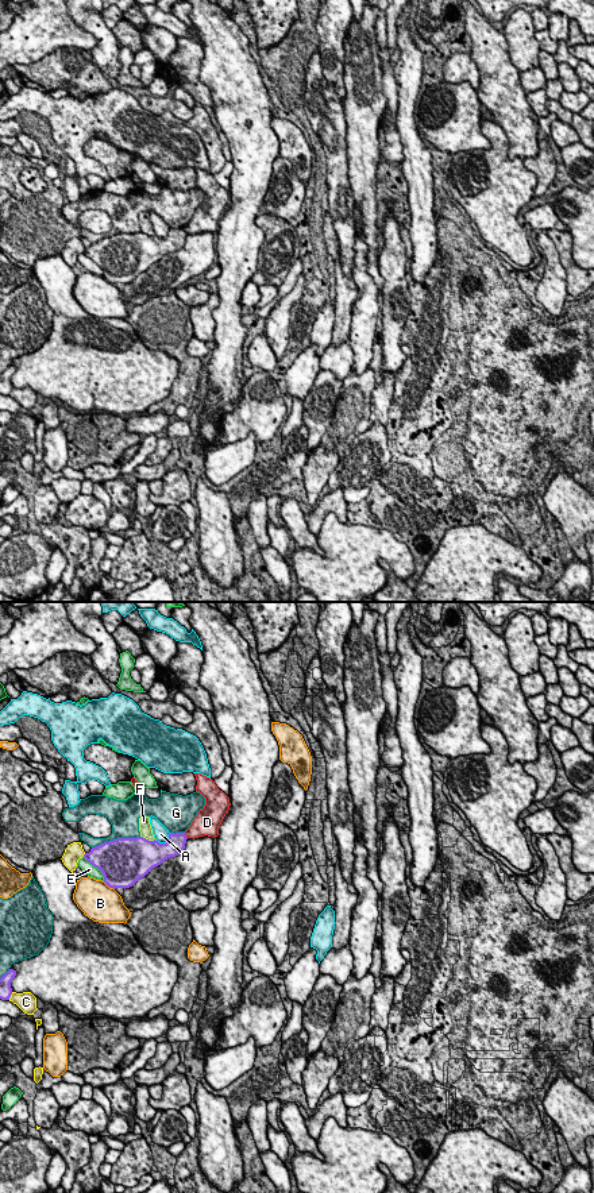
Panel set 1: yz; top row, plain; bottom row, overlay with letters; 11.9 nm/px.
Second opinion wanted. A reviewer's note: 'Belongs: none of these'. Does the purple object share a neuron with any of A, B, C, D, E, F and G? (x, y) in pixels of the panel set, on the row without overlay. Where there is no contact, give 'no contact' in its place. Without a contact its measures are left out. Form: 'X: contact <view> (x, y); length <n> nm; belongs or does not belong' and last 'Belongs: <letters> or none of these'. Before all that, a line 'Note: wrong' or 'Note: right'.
Note: right
A: contact yz (164, 239); length 220 nm; does not belong
B: contact yz (108, 281); length 180 nm; does not belong
C: contact yz (84, 250); length 60 nm; does not belong
D: contact yz (185, 231); length 90 nm; does not belong
E: contact yz (96, 262); length 380 nm; does not belong
F: contact yz (147, 235); length 180 nm; does not belong
G: contact yz (115, 235); length 600 nm; does not belong
Belongs: none of these

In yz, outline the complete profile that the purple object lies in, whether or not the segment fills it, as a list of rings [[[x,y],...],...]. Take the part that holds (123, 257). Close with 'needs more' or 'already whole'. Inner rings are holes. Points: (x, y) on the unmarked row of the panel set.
[[[170,228],[166,239],[143,232],[117,233],[92,243],[84,254],[100,265],[109,283],[130,283],[165,255],[181,250],[185,228]]] | already whole

